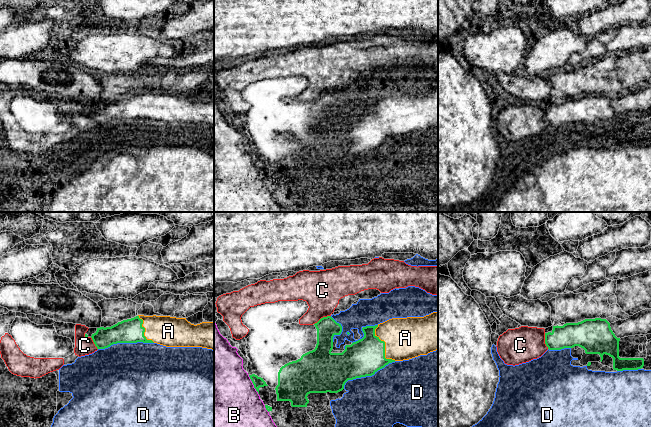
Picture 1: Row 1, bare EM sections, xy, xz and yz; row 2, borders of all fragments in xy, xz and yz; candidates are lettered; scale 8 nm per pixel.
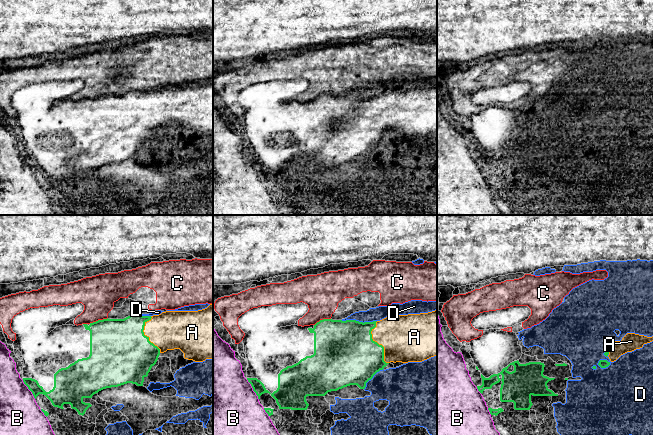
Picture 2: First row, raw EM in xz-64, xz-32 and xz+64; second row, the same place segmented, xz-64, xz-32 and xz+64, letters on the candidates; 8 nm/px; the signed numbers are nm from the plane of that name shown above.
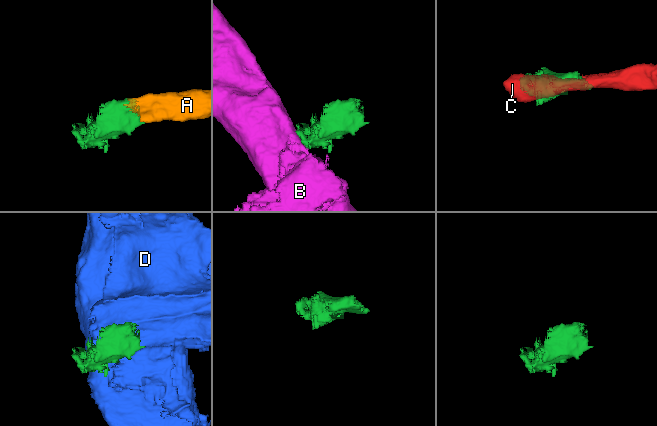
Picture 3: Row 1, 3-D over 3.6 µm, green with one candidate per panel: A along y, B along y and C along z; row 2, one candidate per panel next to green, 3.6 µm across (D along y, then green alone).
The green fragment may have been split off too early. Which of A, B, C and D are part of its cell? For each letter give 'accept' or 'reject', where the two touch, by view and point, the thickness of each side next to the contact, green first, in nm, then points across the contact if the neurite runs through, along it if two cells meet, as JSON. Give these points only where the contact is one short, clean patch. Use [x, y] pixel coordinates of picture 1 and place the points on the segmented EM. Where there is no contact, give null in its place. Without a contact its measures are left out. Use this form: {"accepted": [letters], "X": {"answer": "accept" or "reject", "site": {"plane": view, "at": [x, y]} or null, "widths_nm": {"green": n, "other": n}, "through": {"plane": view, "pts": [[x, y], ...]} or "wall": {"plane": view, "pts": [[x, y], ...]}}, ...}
{"accepted": ["A"], "A": {"answer": "accept", "site": {"plane": "xz", "at": [384, 346]}, "widths_nm": {"green": 300, "other": 340}}, "B": {"answer": "reject", "site": {"plane": "xz", "at": [253, 384]}, "widths_nm": {"green": 90, "other": 500}, "wall": {"plane": "xz", "pts": [[248, 375], [258, 394]]}}, "C": {"answer": "reject", "site": {"plane": "xz", "at": [323, 317]}, "widths_nm": {"green": 170, "other": 320}, "wall": {"plane": "xz", "pts": [[330, 315], [321, 317], [314, 324]]}}, "D": {"answer": "reject", "site": {"plane": "xz", "at": [367, 375]}, "widths_nm": {"green": 300, "other": 440}}}

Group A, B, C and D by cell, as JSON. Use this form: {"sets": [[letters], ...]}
{"sets": [["A"], ["B"], ["C"], ["D"]]}

